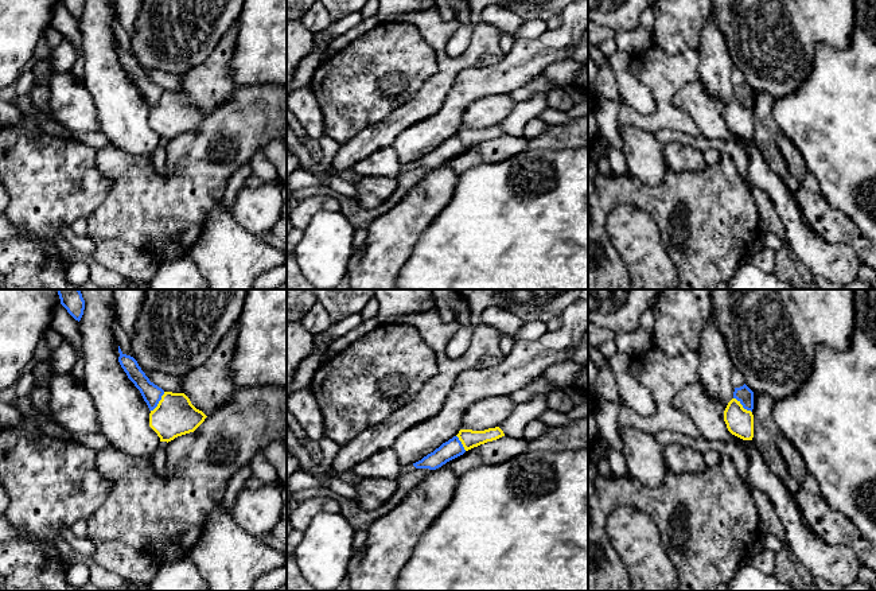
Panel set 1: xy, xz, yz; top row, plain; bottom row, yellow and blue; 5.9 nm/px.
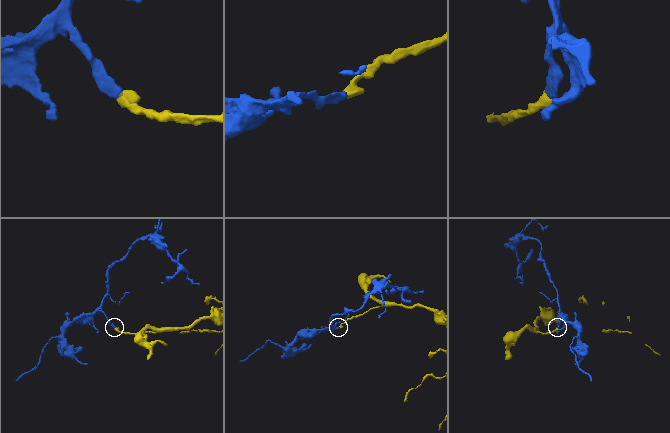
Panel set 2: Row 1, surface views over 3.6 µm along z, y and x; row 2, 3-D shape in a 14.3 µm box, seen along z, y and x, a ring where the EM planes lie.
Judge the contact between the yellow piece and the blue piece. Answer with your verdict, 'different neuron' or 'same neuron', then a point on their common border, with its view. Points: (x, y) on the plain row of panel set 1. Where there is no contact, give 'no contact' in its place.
different neuron | yz (742, 105)

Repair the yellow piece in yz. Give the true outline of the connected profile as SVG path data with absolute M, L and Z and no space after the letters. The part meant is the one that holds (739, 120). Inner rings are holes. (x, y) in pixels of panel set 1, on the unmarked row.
M732 97L728 101L724 109L724 120L732 133L743 139L752 139L754 113L751 109L744 108L740 100L737 100L736 97Z

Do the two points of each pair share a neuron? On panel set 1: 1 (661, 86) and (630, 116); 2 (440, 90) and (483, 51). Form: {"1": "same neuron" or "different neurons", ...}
{"1": "same neuron", "2": "same neuron"}

